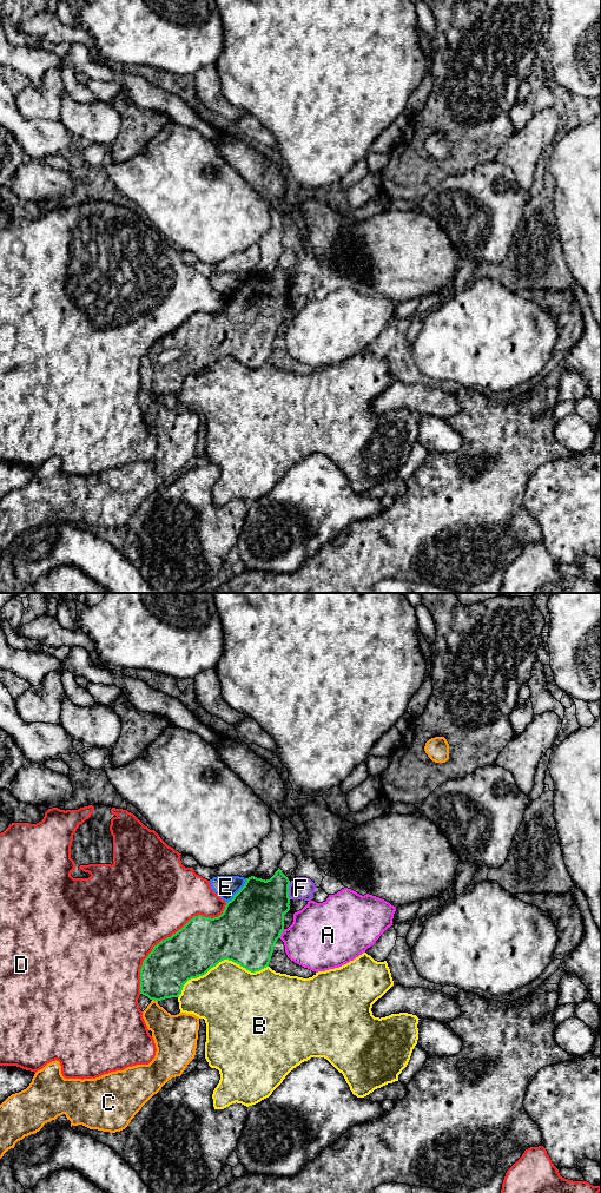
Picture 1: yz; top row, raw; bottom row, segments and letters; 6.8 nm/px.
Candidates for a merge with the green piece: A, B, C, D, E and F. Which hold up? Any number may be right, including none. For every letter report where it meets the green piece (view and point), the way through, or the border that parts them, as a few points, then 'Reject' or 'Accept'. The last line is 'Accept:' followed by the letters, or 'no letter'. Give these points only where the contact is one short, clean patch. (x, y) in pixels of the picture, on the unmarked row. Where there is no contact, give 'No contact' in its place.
A: Touches green at yz (281, 330). Boundary: yz (284, 325), (279, 334). Reject
B: Touches green at yz (219, 357). Reject
C: Touches green at yz (154, 396). Reject
D: Touches green at yz (171, 333). Reject
E: Touches green at yz (238, 288). Reject
F: Touches green at yz (288, 287). Boundary: yz (290, 278), (289, 295). Reject
Accept: no letter

